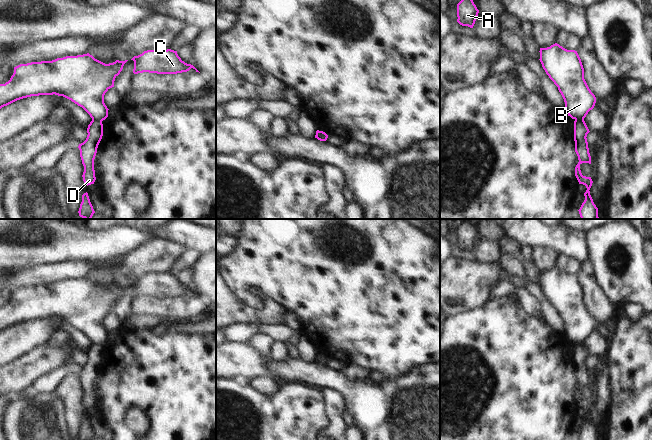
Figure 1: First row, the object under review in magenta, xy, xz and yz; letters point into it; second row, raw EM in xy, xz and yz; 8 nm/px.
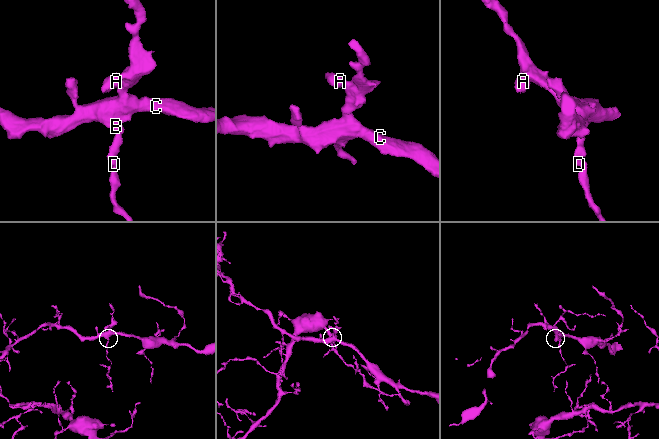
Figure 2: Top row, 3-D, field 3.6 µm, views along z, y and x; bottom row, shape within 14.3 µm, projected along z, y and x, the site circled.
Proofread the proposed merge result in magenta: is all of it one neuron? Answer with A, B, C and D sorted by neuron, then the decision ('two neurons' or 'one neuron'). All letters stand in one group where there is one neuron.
A B C / D; two neurons

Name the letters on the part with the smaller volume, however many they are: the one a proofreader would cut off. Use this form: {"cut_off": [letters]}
{"cut_off": ["D"]}

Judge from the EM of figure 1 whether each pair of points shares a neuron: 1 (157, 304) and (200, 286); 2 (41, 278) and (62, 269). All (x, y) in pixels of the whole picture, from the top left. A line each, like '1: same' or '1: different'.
1: different
2: same

